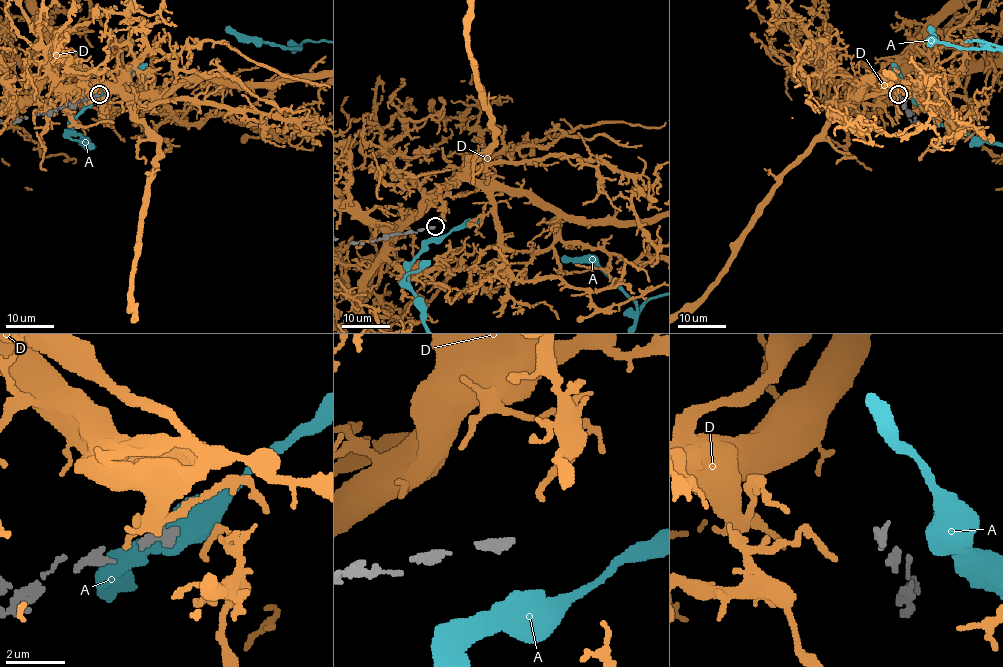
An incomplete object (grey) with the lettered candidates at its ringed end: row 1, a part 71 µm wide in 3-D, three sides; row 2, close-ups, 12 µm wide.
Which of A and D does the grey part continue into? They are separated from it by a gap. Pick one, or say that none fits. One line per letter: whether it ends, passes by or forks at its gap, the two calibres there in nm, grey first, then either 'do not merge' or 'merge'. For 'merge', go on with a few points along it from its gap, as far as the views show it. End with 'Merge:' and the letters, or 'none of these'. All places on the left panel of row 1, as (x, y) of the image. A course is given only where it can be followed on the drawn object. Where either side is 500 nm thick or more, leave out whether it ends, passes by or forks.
A: 300/850 nm | do not merge
D: it ends | 300/200 nm | do not merge
Merge: none of these

